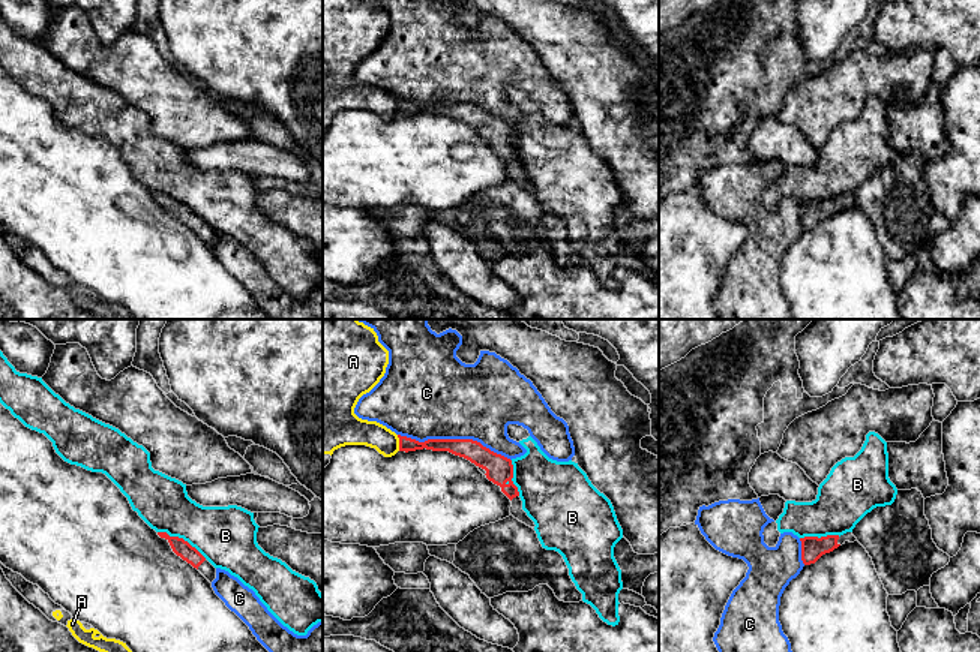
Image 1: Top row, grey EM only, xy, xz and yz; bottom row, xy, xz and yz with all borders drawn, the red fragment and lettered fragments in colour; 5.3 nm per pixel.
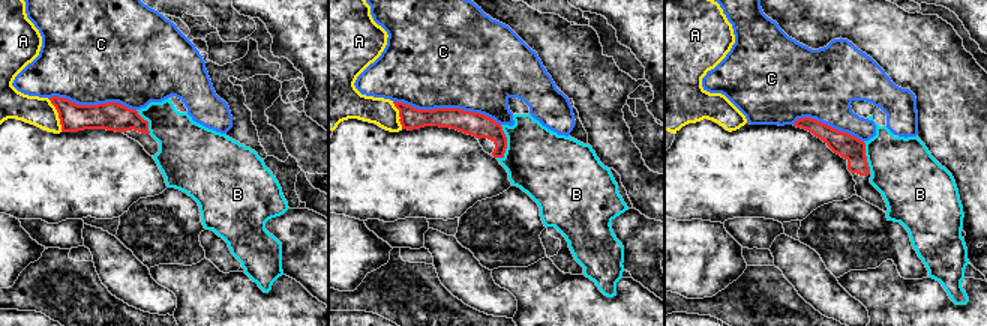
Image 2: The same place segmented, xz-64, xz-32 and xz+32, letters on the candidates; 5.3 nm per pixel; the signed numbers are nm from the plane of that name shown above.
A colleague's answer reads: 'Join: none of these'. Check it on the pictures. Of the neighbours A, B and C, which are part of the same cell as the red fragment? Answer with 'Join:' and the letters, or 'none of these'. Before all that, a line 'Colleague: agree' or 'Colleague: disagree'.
Colleague: agree
Join: none of these

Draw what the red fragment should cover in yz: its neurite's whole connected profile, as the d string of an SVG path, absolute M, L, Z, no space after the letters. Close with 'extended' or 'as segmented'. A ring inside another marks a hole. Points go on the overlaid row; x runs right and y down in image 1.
M852 532L843 535L804 537L801 541L801 561L804 565L815 564L822 555L833 552L846 541L854 543L857 538Z; extended

